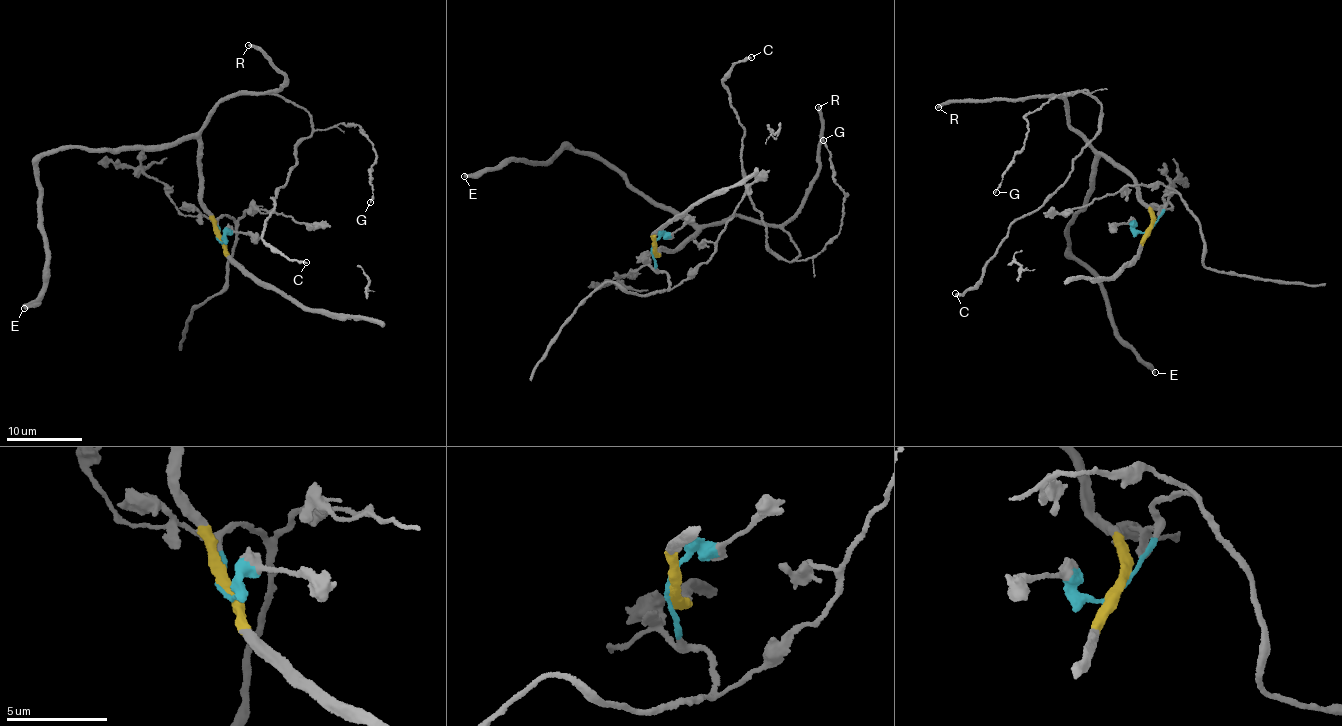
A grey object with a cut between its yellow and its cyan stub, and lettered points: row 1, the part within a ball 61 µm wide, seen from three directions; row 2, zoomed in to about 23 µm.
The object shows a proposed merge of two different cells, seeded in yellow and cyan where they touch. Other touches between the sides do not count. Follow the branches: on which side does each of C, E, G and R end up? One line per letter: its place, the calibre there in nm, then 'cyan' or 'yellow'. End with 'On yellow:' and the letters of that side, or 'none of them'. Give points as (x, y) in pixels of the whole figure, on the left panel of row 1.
C: place (306, 262); calibre 280 nm; yellow
E: place (24, 308); calibre 440 nm; yellow
G: place (370, 202); calibre 160 nm; yellow
R: place (248, 45); calibre 360 nm; yellow
On yellow: C, E, G, R

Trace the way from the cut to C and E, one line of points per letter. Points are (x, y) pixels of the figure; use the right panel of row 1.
C: (1150, 227), (1138, 183), (1071, 129), (1072, 91), (1102, 109), (1098, 135), (956, 294)
E: (1150, 227), (1138, 183), (1101, 156), (1068, 232), (1069, 251), (1098, 280), (1114, 337), (1154, 372)

